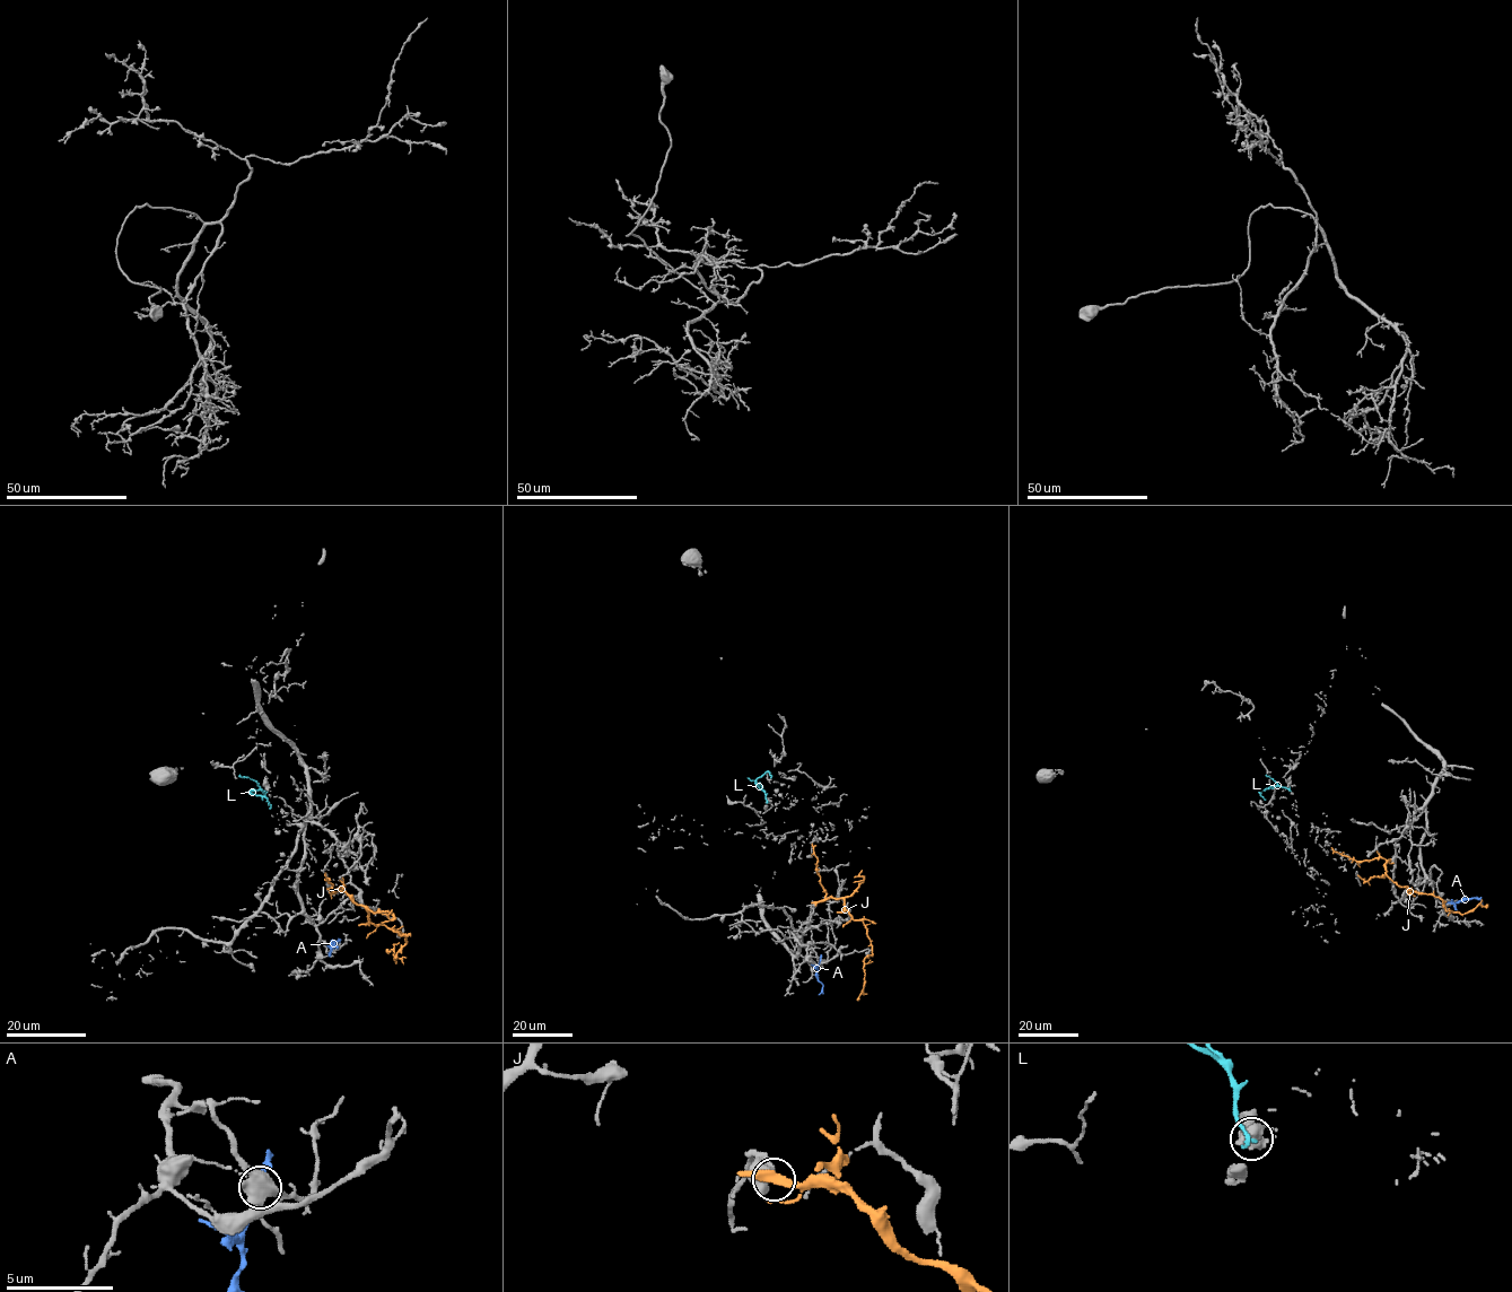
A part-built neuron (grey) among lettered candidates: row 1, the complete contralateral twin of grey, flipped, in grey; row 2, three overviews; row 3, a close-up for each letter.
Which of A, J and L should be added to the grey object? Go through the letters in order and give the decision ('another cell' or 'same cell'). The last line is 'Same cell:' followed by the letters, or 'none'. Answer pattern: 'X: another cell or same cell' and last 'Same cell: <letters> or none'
A: another cell
J: another cell
L: another cell
Same cell: none

